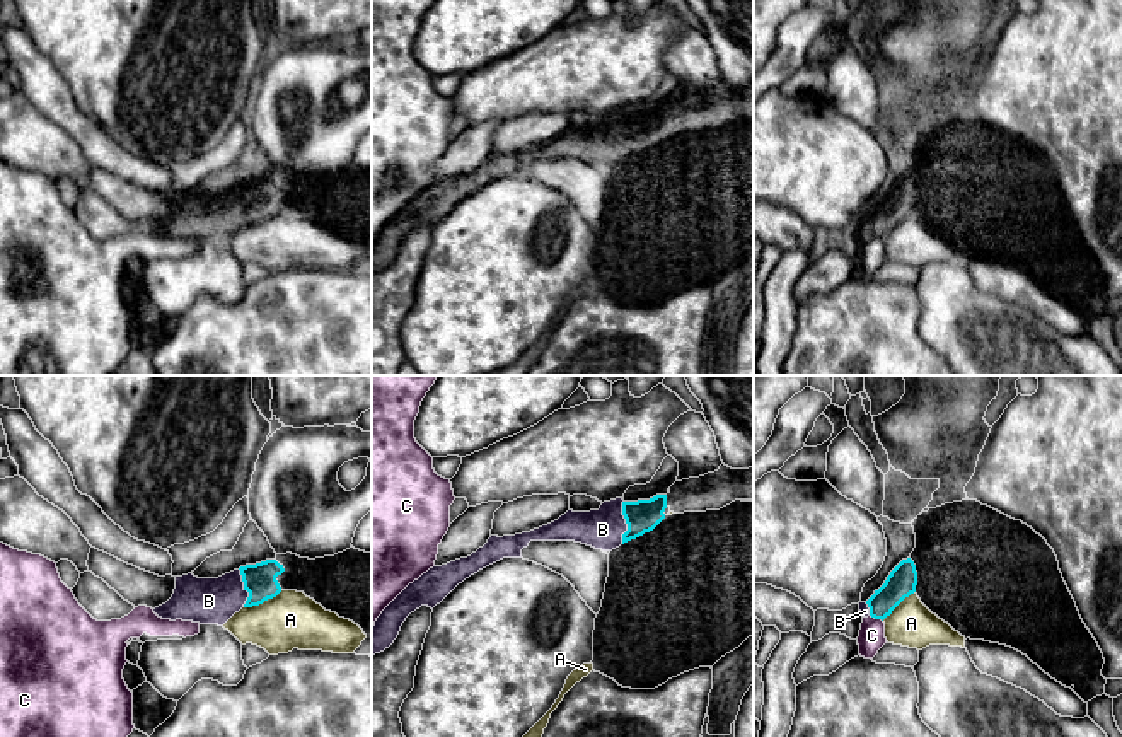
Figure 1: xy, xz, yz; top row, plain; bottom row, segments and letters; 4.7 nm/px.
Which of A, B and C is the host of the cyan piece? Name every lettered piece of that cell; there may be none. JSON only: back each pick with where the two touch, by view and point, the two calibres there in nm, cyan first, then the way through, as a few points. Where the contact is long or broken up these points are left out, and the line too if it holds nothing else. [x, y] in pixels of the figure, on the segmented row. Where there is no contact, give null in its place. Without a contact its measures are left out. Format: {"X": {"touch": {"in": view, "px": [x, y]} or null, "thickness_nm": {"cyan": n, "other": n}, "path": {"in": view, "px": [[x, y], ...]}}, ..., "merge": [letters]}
{"B": {"touch": {"in": "xz", "px": [626, 522]}, "thickness_nm": {"cyan": 160, "other": 190}, "path": {"in": "xz", "px": [[643, 516], [626, 522], [614, 522], [602, 529]]}}, "merge": ["B"]}

